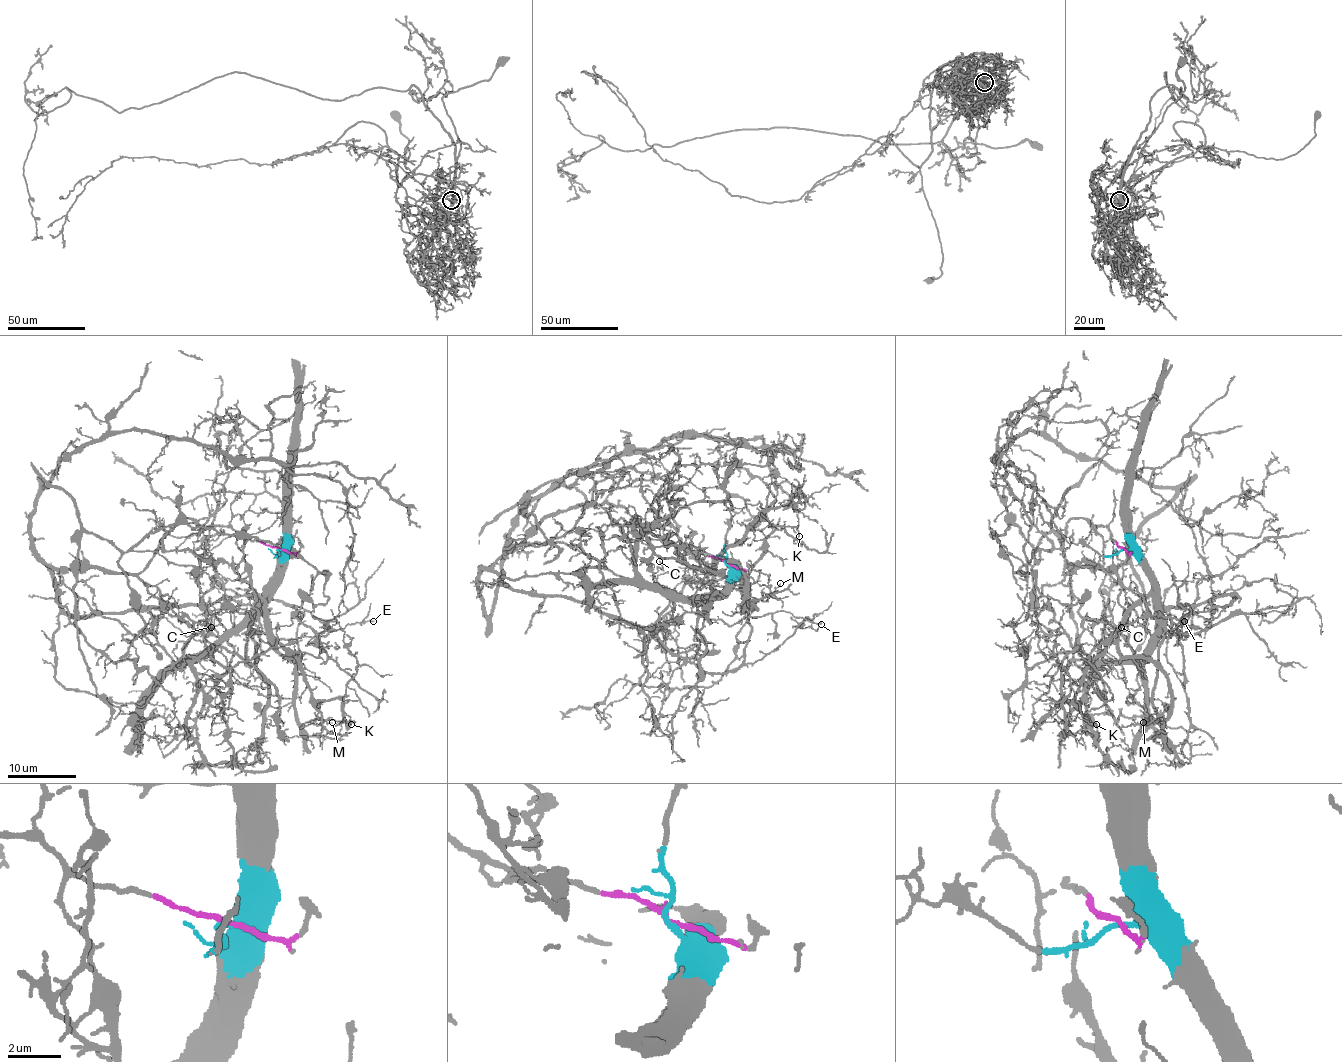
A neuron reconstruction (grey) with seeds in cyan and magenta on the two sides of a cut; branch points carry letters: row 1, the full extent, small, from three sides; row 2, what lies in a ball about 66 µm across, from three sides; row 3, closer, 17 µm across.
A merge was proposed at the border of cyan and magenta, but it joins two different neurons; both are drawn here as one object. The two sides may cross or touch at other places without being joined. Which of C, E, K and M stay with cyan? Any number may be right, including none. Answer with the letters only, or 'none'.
C, E, K, M

